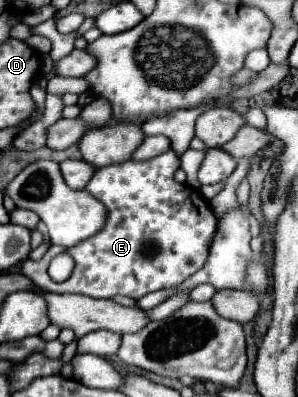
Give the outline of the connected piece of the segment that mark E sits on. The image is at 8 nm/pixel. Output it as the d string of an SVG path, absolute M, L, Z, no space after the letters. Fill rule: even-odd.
M173 151L149 161L125 161L97 169L85 189L107 207L103 231L69 249L51 245L41 261L23 261L21 273L53 293L81 293L103 299L115 295L141 299L151 291L183 283L203 267L217 221L197 189L173 179L177 169L179 157ZM59 253L69 253L75 261L73 275L63 283L51 281L47 273L49 261Z

